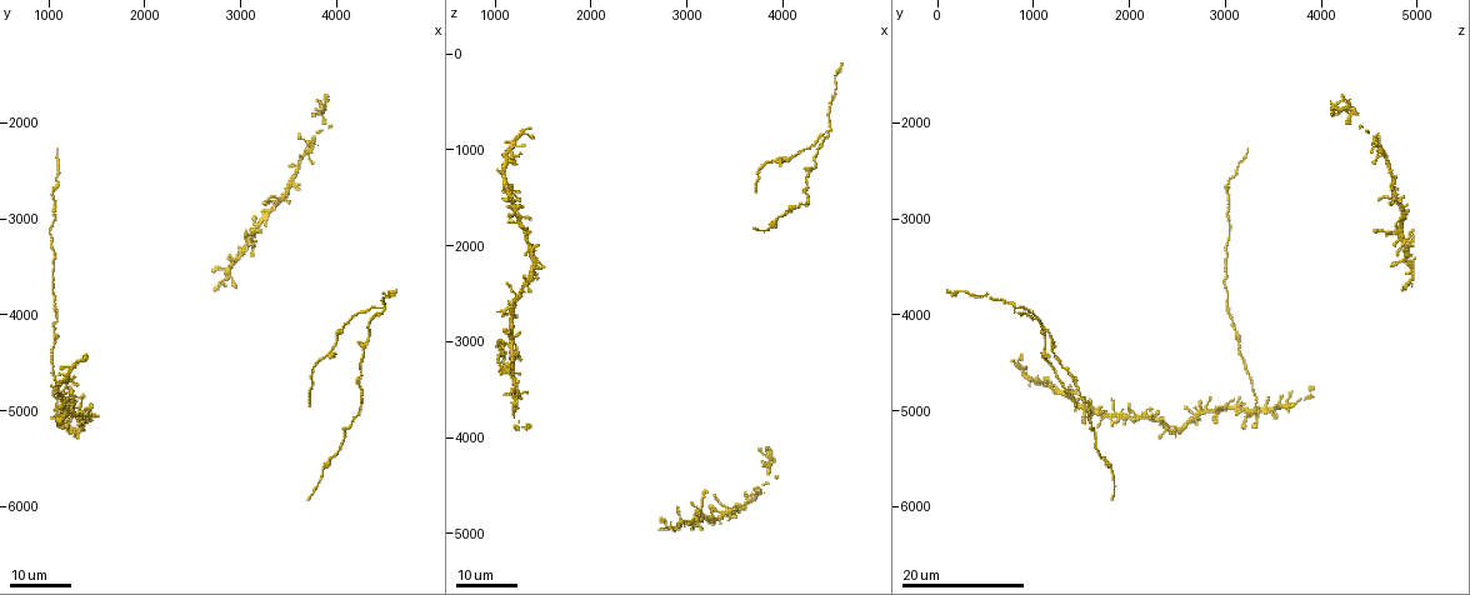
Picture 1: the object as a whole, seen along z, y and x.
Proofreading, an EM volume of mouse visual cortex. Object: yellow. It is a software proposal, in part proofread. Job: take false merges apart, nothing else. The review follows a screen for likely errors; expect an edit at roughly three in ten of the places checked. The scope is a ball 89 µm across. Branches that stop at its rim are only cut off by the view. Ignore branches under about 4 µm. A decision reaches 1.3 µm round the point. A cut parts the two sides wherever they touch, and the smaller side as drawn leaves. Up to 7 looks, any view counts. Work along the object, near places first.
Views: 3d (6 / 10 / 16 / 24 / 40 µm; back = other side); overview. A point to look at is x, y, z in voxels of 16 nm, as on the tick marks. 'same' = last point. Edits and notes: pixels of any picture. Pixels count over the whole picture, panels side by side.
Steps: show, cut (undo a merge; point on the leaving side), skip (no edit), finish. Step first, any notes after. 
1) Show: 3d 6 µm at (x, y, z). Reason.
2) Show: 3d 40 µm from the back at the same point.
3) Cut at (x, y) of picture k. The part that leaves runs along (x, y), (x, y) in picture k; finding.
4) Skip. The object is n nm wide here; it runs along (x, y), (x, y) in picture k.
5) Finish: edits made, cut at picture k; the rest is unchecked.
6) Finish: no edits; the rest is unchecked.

Show: 3d 24 µm at (1360, 5040, 2020). Three-way junction.

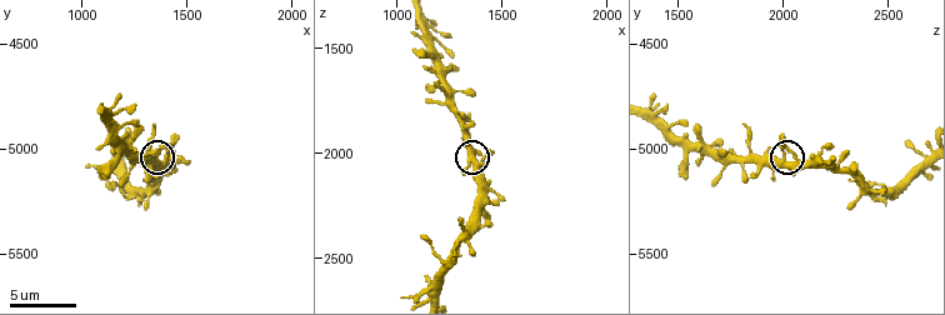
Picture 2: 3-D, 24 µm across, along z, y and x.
Show: 3d 6 µm at (1360, 5040, 1990).

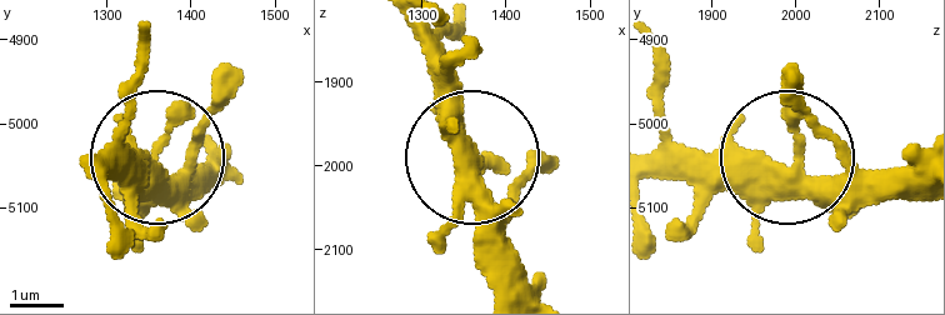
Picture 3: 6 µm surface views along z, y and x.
Skip. The object is 340 nm wide here; it runs along (920, 194), (853, 194), (771, 168), (655, 168) in picture 3; continuous, no second cell.

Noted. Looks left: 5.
Show: 3d 16 µm at (1290, 5220, 2430). Looks like a crossing.

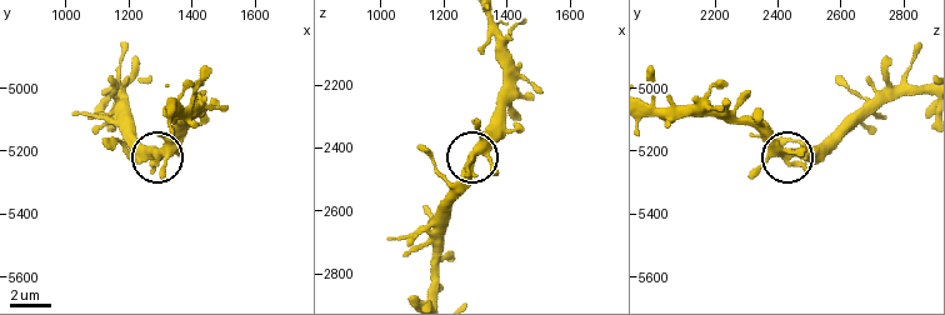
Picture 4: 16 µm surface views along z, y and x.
Show: 3d 16 µm from the back at (1300, 5210, 2420). From behind.

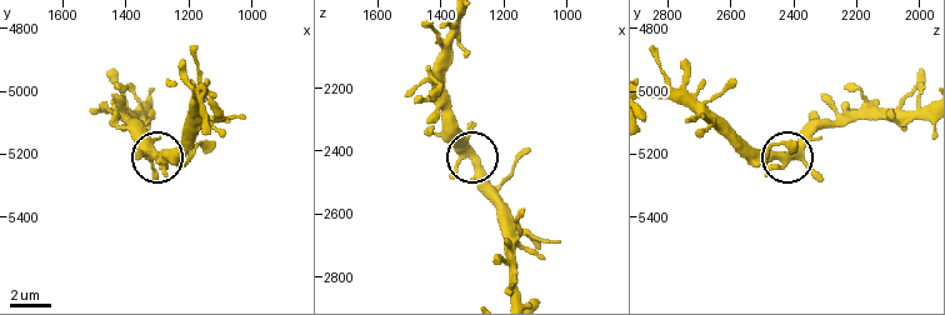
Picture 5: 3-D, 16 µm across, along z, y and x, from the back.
Skip. 5 arms meet here; continuous, no second cell.

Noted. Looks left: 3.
Show: 3d 24 µm at (4520, 3920, 800).

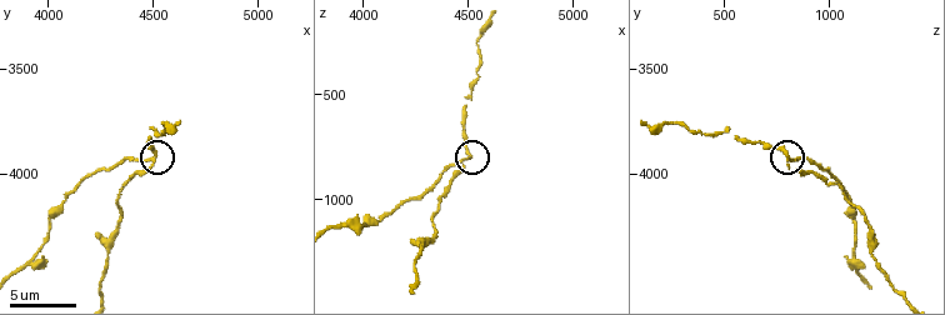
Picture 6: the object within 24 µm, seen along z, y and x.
Show: 3d 6 µm at (4500, 3920, 810). Zoom in.

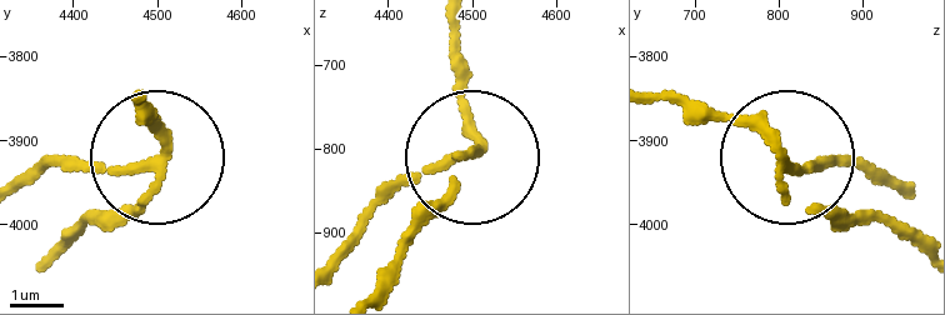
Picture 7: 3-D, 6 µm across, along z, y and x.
Cut at (83, 170) of picture 7. The part that leaves runs along (149, 168), (33, 171) in picture 7; a second cell is stuck on.

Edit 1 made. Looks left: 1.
Finish: edits made, cut at picture 7; the rest is unchecked.

